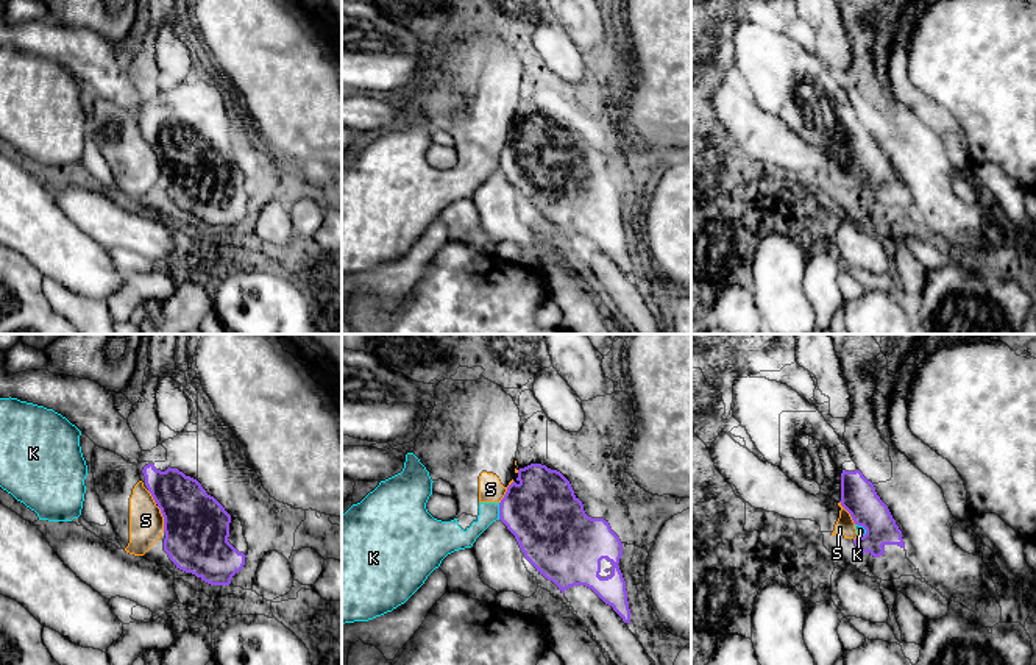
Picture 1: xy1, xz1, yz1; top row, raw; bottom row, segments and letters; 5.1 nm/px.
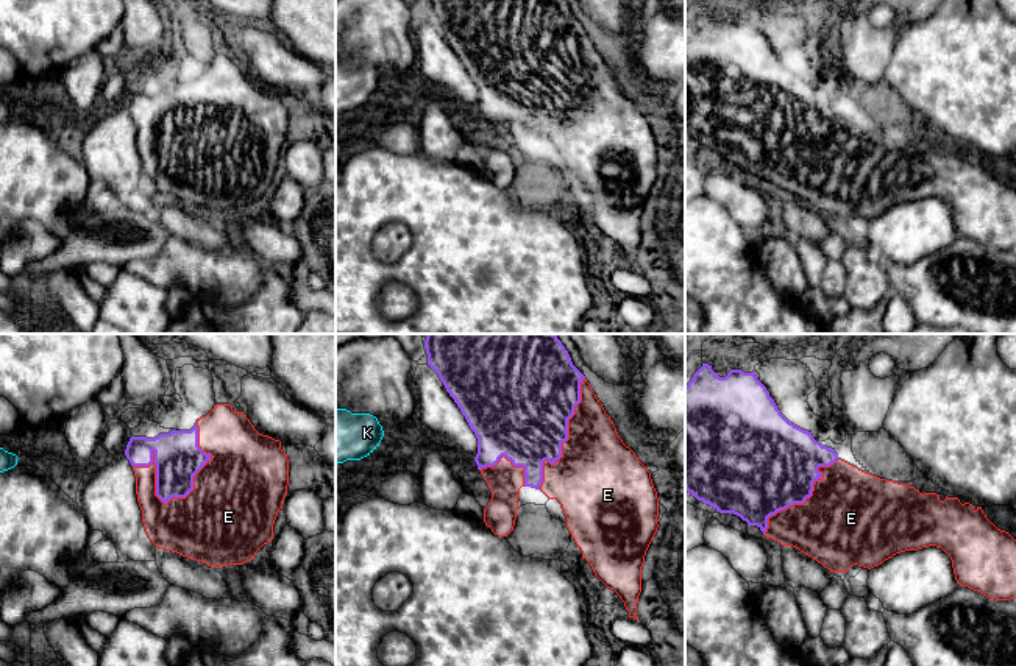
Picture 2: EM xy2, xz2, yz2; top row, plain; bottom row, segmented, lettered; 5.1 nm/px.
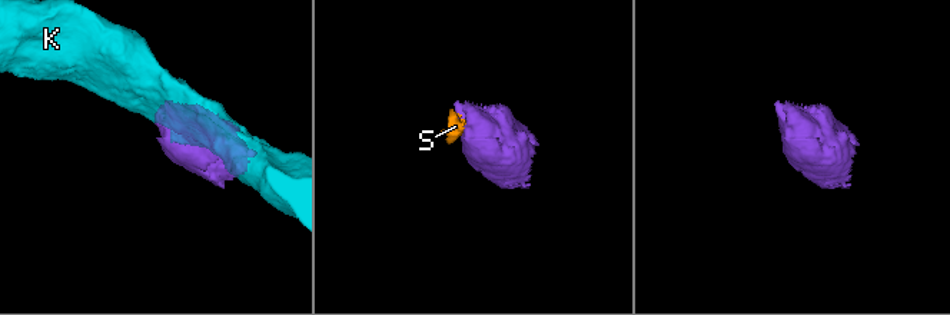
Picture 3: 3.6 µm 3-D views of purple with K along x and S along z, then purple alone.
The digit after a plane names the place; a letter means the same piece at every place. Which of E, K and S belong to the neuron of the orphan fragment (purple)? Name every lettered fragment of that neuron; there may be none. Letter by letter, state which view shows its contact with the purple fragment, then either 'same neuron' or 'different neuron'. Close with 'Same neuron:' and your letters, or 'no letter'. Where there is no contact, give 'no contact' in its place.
E: meets purple in xy2; same neuron
K: meets purple in xz1; different neuron
S: meets purple in xy1; different neuron
Same neuron: E

